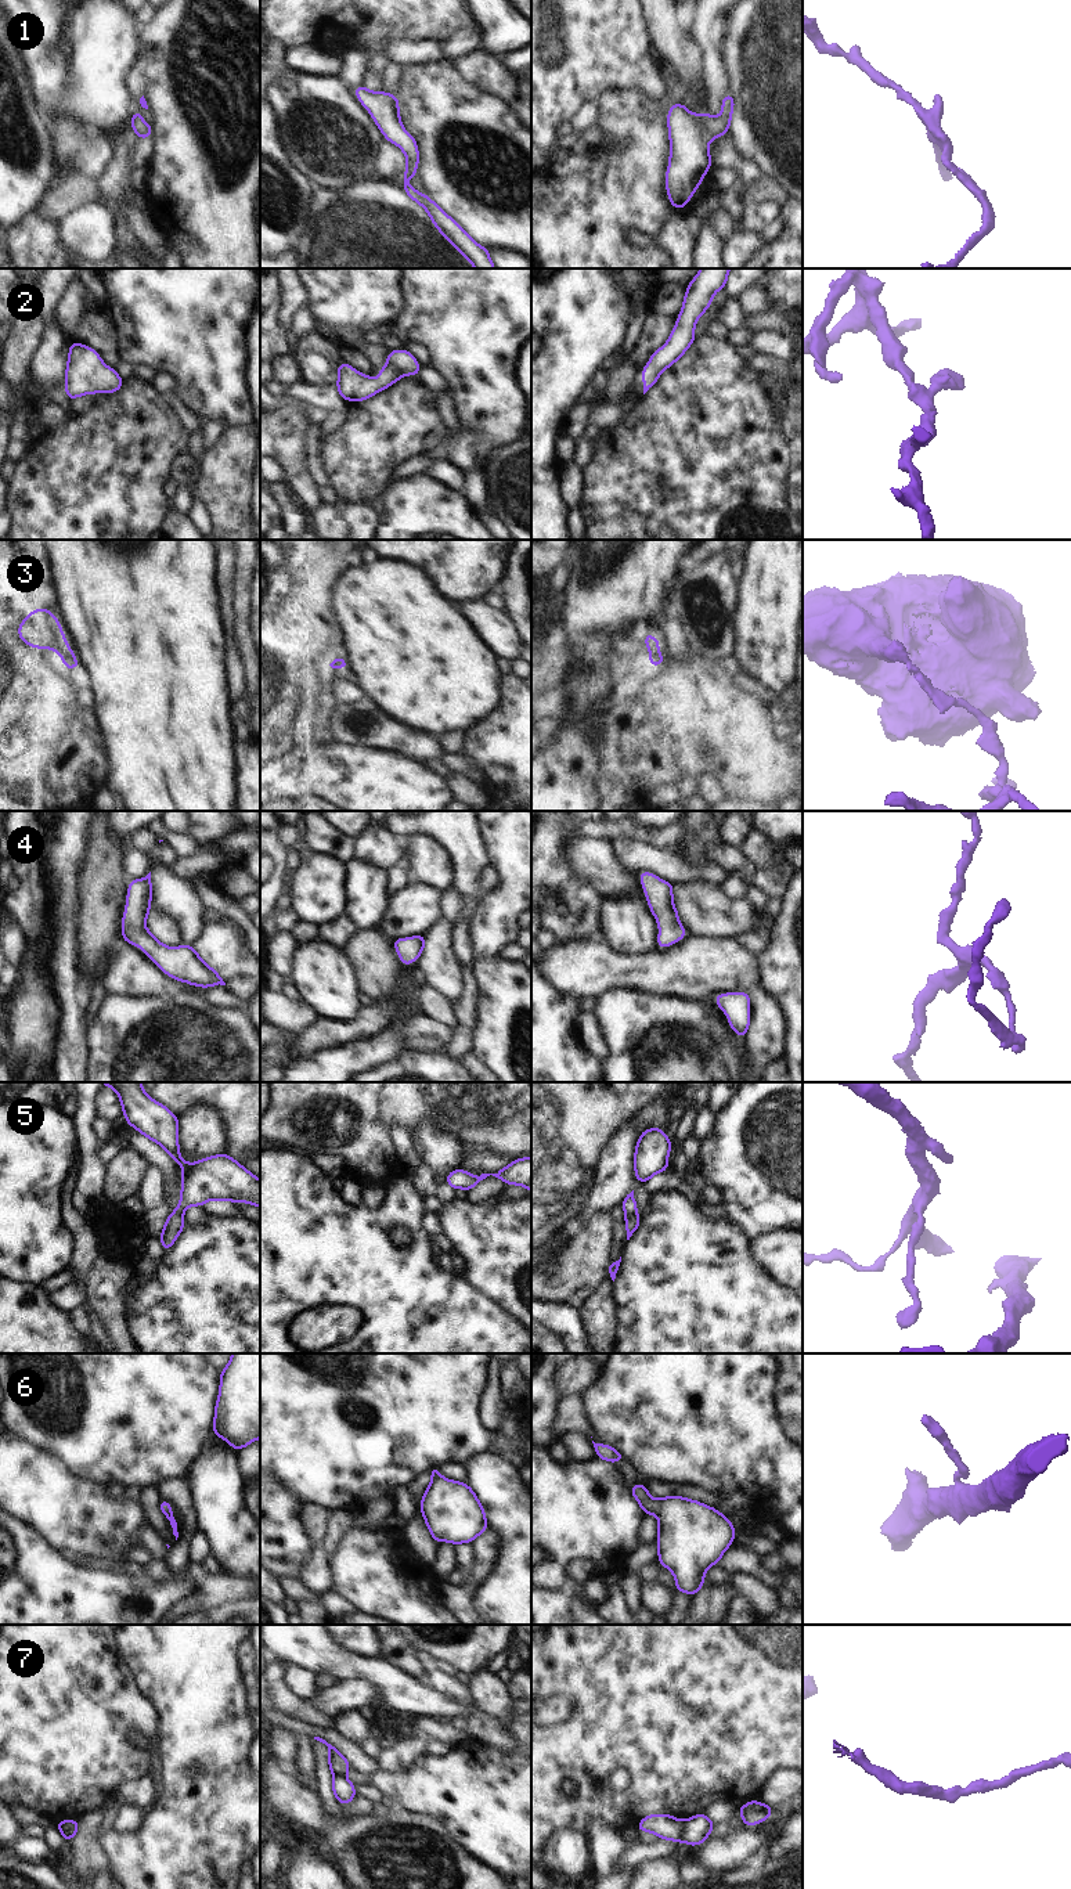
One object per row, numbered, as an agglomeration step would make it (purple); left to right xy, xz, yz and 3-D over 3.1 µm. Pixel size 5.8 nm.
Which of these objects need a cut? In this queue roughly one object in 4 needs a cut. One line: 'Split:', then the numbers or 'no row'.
Split: 3, 7

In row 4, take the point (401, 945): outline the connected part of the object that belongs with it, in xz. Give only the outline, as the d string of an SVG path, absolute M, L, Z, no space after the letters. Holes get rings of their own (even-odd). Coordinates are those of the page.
M414 936L411 938L397 938L393 945L399 953L400 960L404 966L410 966L425 948L425 936Z

